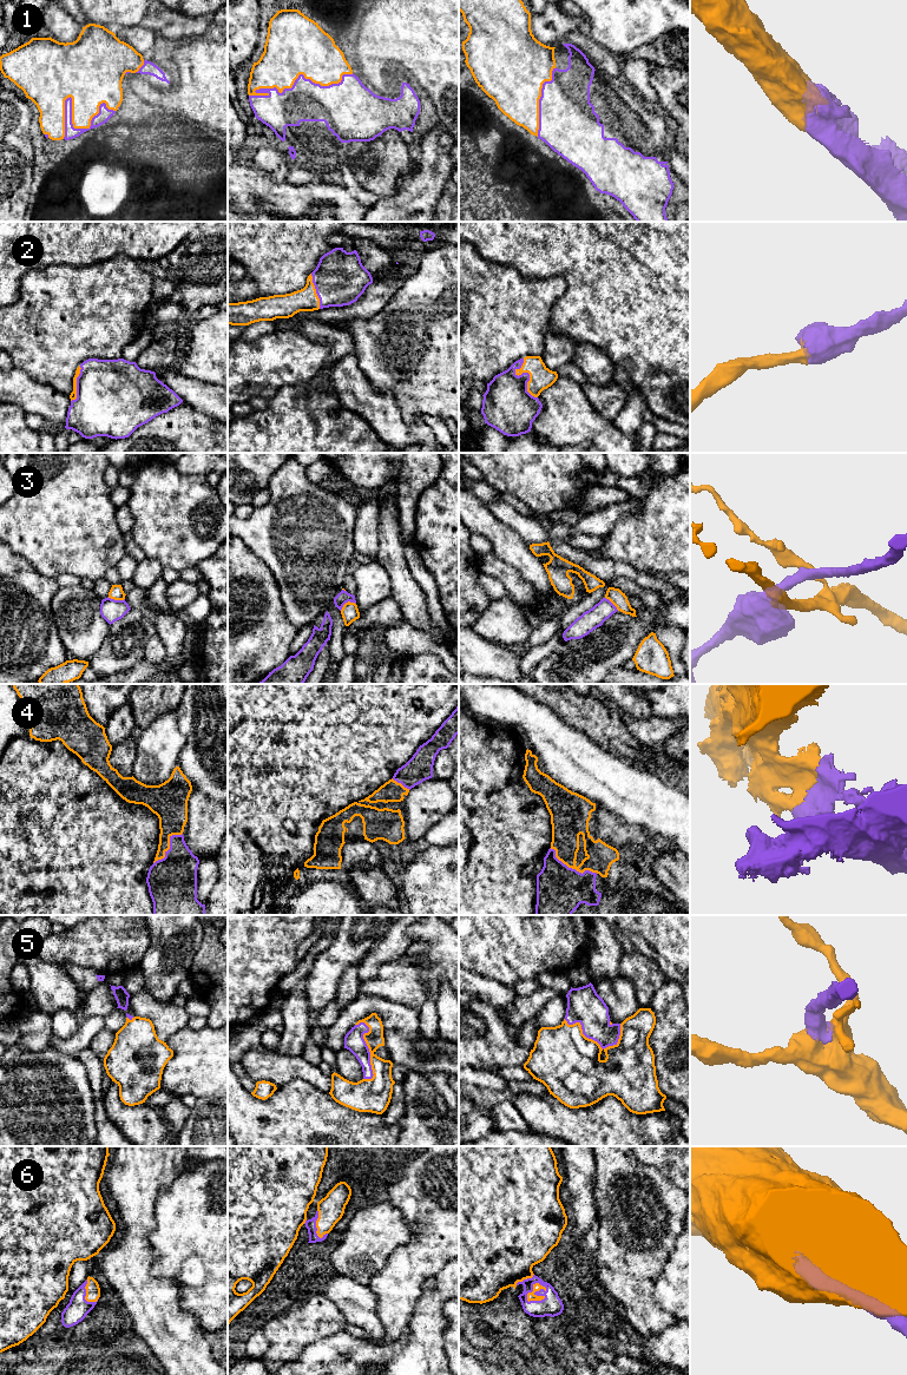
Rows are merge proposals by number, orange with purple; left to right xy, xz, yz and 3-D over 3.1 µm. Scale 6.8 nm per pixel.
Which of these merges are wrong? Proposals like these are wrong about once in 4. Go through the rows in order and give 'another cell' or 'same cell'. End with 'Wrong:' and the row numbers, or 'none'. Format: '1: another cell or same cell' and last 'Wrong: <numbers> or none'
1: same cell
2: same cell
3: another cell
4: same cell
5: same cell
6: same cell
Wrong: 3

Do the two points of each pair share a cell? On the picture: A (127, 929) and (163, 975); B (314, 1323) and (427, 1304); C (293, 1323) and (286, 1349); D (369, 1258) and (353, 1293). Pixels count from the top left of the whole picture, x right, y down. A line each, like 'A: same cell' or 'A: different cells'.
A: different cells
B: different cells
C: same cell
D: different cells

